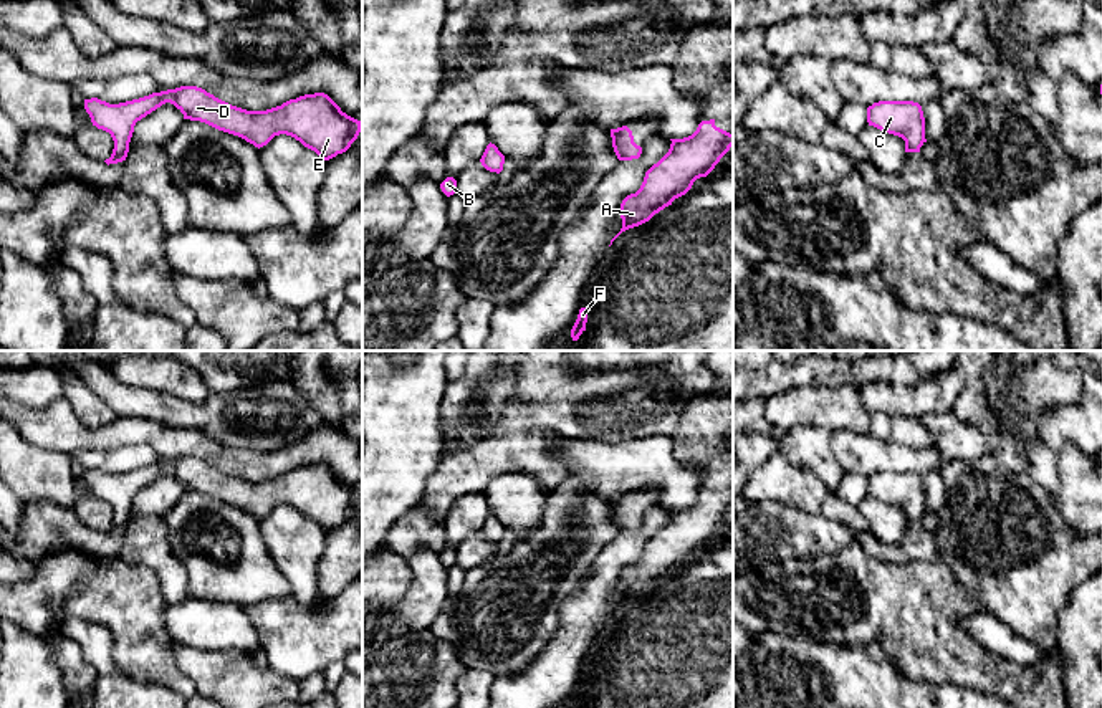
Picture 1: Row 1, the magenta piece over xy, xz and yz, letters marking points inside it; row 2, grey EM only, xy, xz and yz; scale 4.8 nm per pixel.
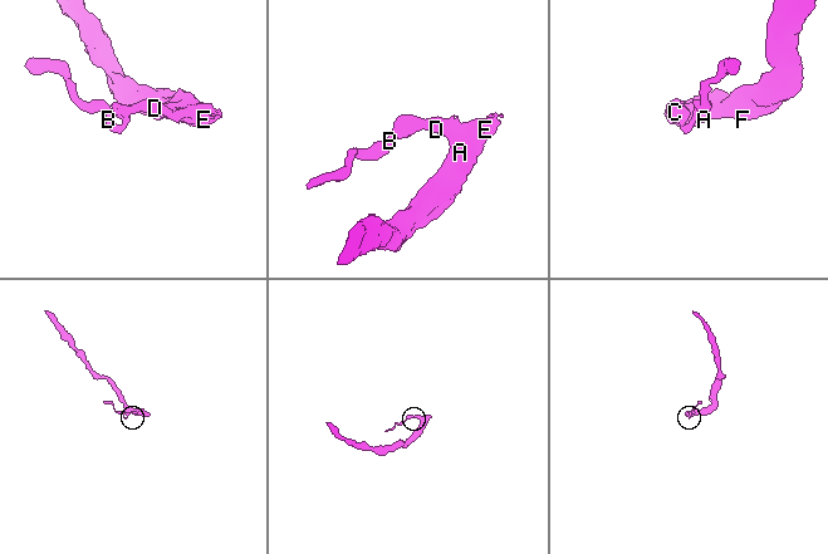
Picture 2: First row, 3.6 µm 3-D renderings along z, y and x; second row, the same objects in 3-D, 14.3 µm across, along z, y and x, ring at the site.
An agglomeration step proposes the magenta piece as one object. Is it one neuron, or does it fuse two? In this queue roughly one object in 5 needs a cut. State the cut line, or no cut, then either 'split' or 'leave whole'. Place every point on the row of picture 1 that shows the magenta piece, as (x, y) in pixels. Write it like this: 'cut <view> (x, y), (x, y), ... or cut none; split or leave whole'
cut none; leave whole

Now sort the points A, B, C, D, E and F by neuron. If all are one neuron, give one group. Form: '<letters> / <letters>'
A B C D E F

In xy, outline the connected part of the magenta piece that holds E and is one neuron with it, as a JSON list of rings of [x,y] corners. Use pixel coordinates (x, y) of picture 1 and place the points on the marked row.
[[[180,86],[119,104],[84,99],[93,126],[109,132],[114,141],[113,154],[104,160],[108,165],[126,160],[136,122],[165,103],[174,104],[184,119],[205,122],[258,149],[275,136],[291,136],[323,160],[346,152],[362,127],[362,121],[343,112],[324,93],[304,94],[266,111],[232,106],[197,86]]]

